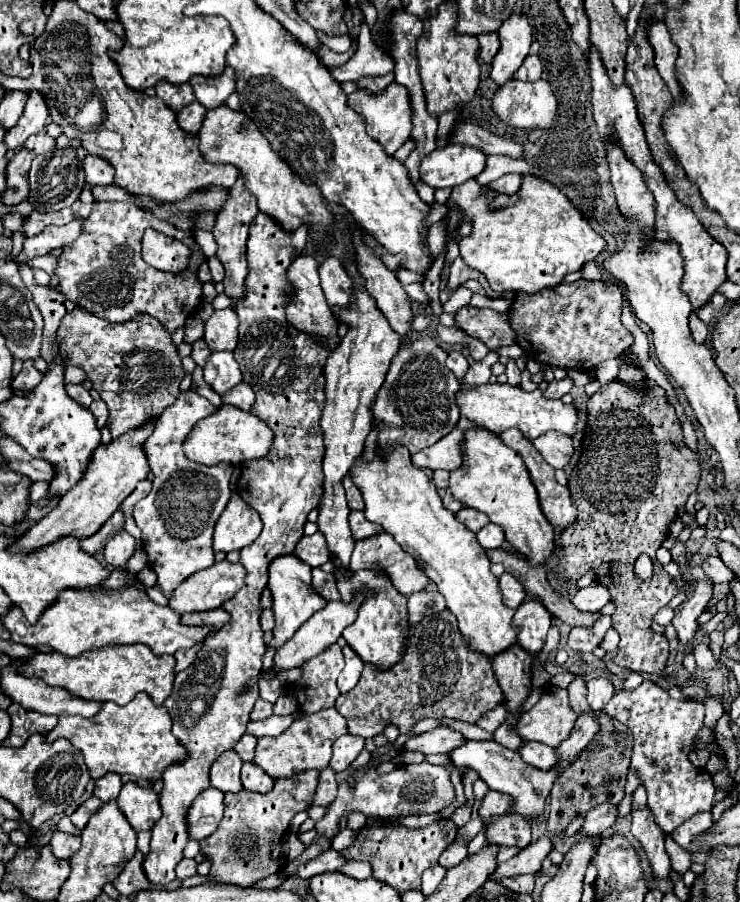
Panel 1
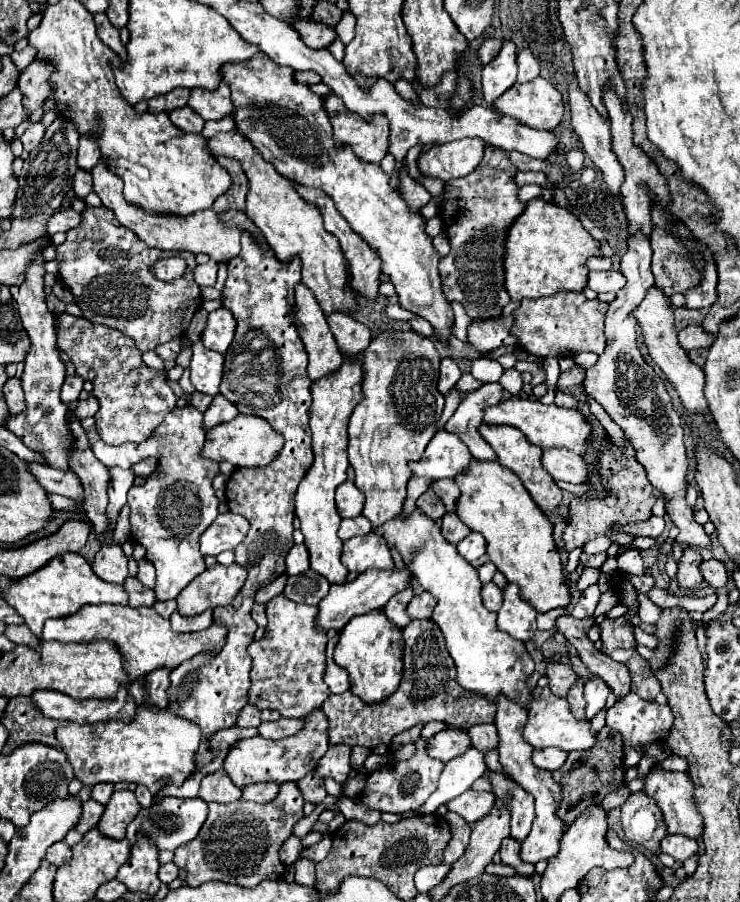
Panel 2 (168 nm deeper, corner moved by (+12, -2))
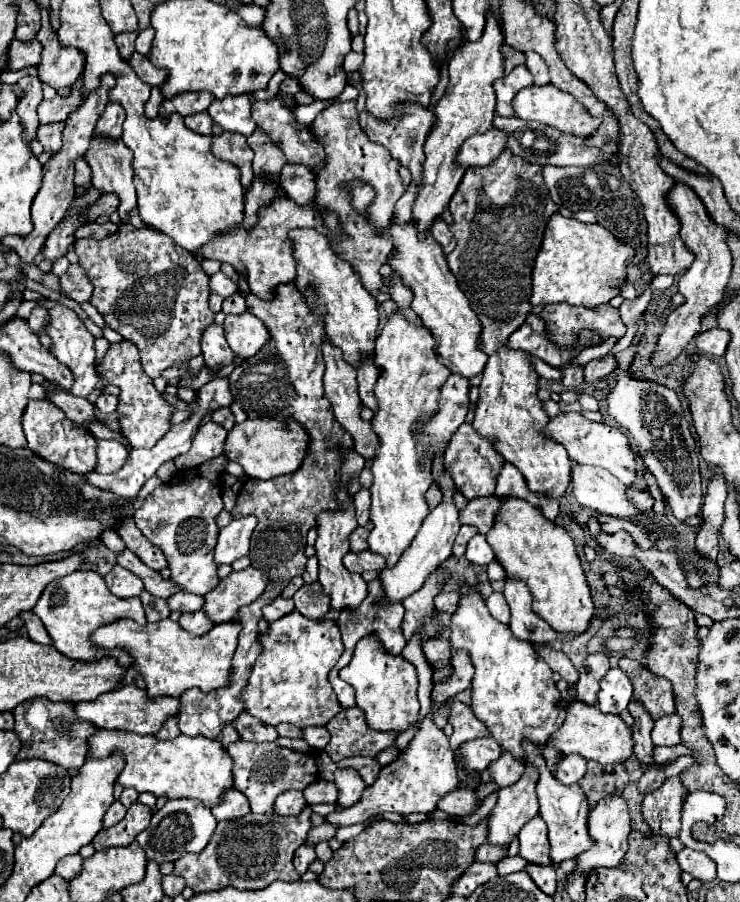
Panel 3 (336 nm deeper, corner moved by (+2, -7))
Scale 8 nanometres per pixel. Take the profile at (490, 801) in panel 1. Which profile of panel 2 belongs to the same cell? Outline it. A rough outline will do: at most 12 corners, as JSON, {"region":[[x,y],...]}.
{"region":[[472,789],[446,803],[474,825],[492,811],[494,793]]}

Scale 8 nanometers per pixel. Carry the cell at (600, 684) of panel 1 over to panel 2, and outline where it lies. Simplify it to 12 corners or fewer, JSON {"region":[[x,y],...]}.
{"region":[[600,677],[586,681],[586,717],[592,719],[608,697],[608,687]]}

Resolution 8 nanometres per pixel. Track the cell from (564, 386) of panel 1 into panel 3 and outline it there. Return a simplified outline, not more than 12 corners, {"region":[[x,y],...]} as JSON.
{"region":[[616,356],[588,362],[586,382],[598,382],[616,368]]}

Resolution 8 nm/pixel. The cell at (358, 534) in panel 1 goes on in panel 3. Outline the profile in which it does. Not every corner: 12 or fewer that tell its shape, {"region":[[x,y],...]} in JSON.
{"region":[[372,524],[354,528],[350,534],[352,552],[368,550]]}

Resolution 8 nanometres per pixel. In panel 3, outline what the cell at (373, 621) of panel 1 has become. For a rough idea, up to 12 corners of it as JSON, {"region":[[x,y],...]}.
{"region":[[360,640],[340,678],[368,728],[418,722],[416,668]]}

